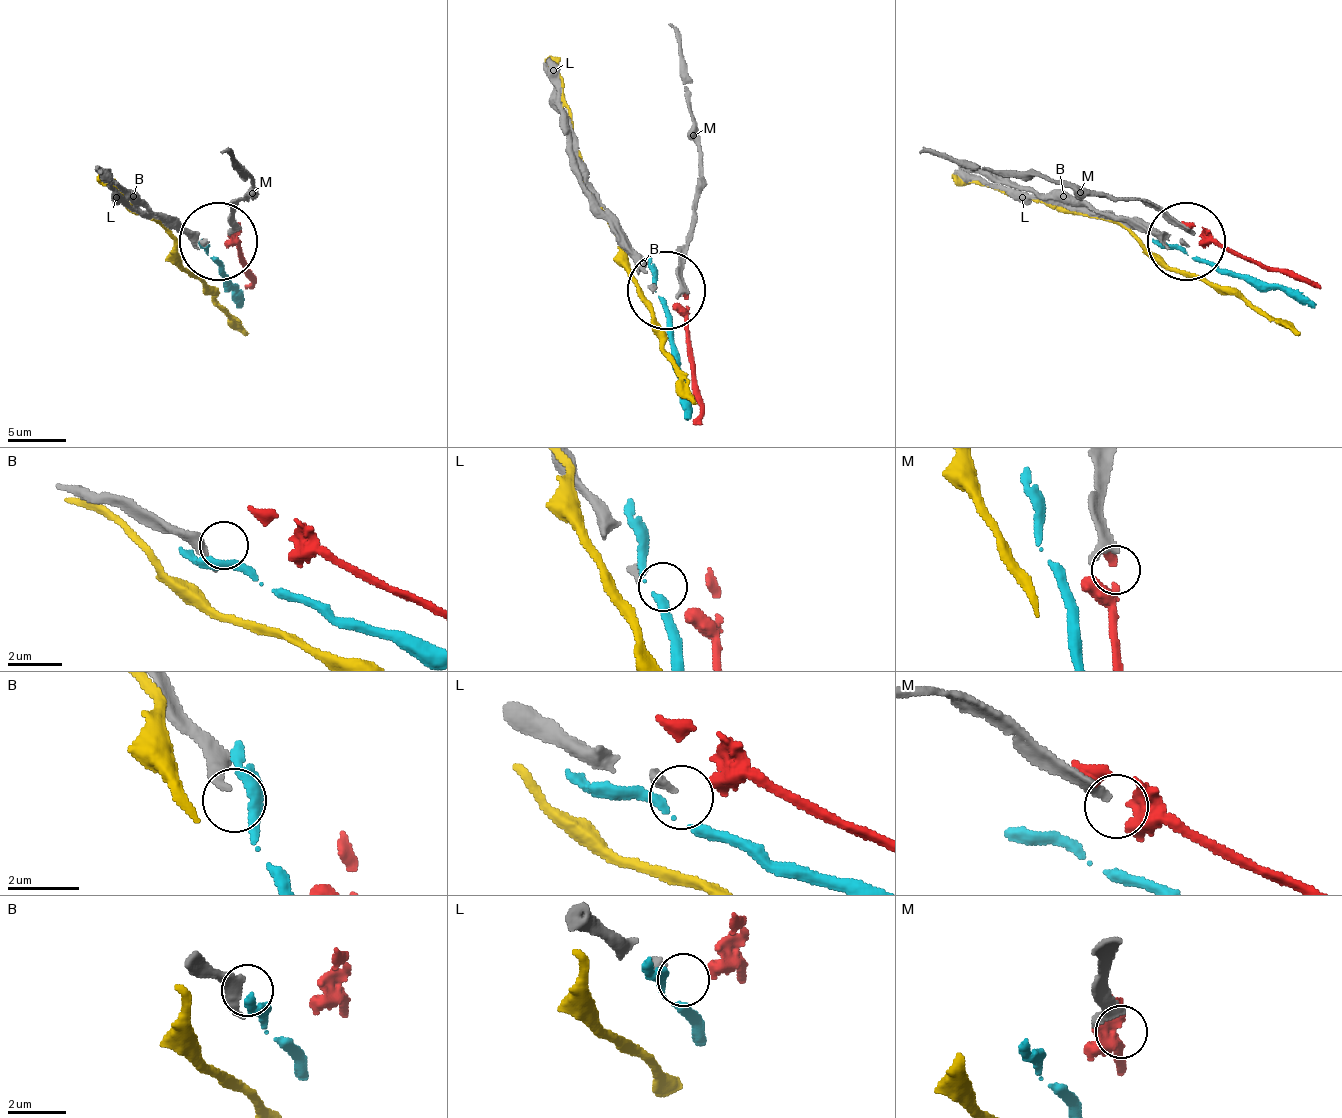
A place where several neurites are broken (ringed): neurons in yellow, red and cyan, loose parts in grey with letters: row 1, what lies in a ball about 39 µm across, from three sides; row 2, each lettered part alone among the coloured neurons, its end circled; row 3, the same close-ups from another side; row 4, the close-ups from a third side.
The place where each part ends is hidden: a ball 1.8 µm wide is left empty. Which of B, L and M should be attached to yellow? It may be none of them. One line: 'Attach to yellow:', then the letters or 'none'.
Attach to yellow: none

